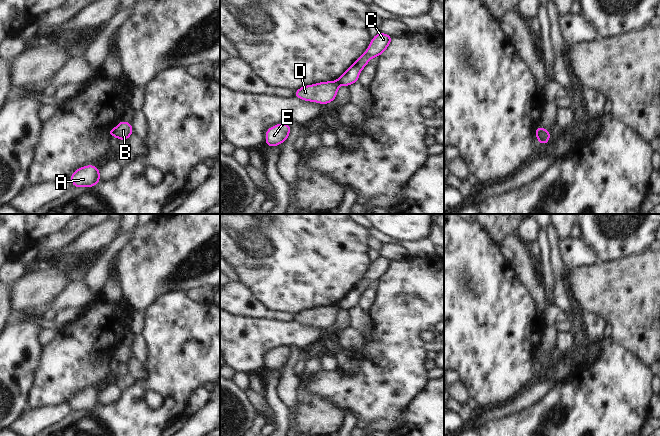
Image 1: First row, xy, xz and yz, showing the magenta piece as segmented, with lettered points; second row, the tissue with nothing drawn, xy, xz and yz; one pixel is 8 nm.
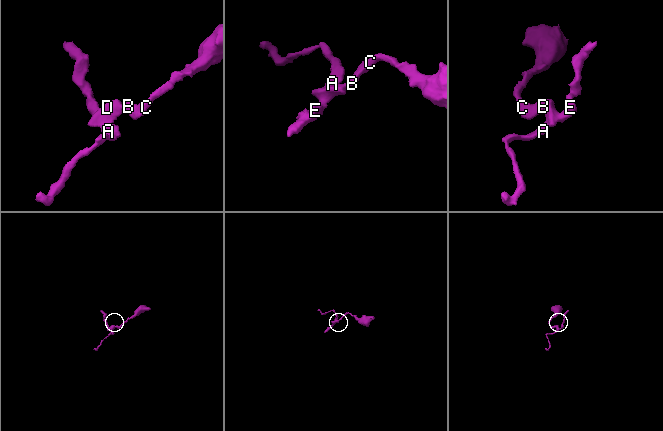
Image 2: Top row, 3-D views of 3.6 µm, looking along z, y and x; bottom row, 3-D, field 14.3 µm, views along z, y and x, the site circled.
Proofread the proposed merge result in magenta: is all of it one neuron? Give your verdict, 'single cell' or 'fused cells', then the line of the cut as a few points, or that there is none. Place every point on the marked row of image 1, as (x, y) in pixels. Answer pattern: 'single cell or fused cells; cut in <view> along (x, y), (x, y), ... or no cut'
fused cells; cut in xz along (336, 81), (338, 84)

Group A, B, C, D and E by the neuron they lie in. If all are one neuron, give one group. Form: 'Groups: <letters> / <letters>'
Groups: A D E / B C.

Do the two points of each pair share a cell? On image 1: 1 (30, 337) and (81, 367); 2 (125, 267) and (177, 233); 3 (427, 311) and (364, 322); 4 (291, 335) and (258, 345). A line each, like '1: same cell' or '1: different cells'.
1: different cells
2: same cell
3: different cells
4: same cell

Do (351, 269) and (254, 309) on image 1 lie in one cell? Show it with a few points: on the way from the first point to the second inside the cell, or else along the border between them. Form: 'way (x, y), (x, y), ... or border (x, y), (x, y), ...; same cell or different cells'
border (249, 287), (271, 311); different cells

